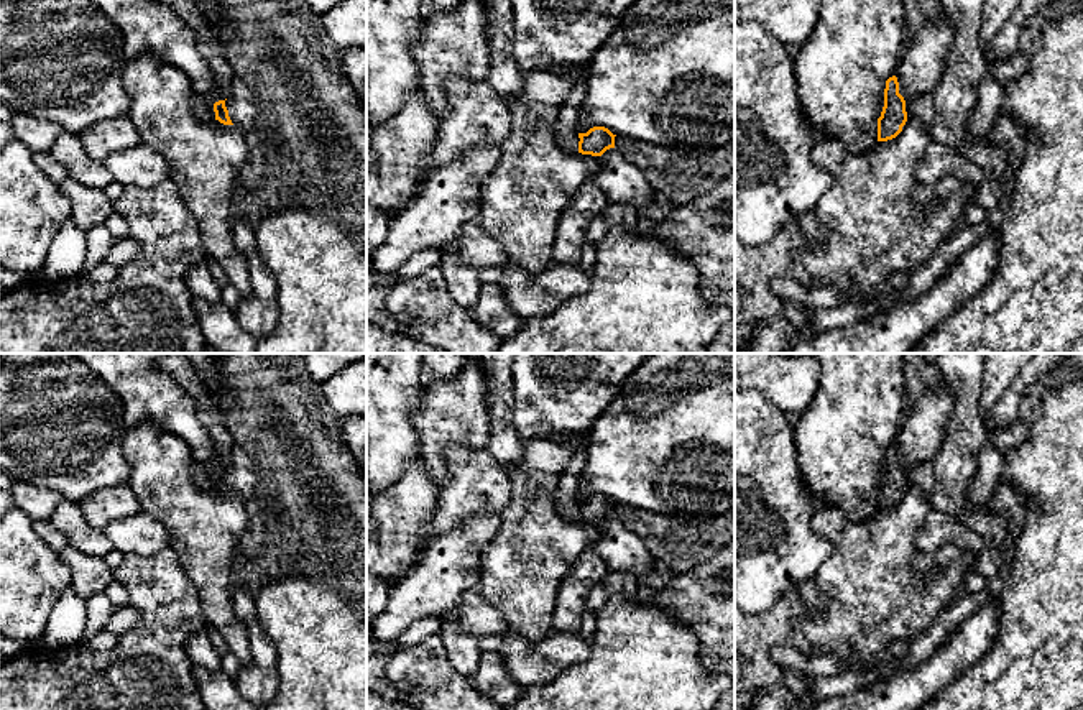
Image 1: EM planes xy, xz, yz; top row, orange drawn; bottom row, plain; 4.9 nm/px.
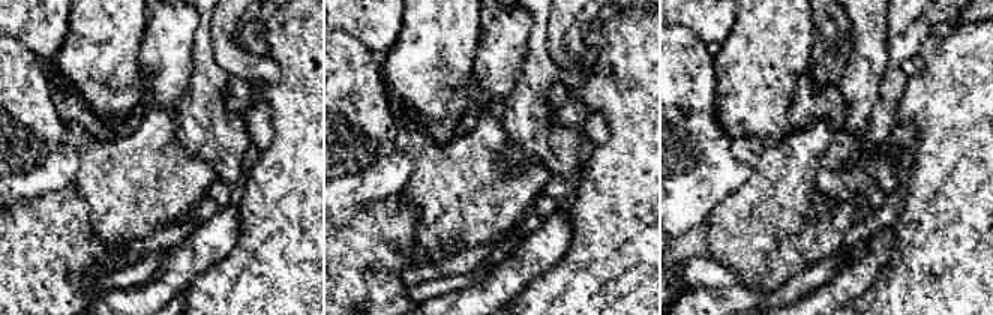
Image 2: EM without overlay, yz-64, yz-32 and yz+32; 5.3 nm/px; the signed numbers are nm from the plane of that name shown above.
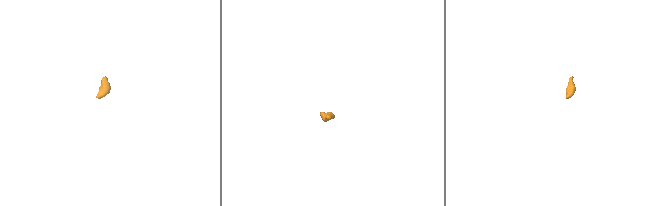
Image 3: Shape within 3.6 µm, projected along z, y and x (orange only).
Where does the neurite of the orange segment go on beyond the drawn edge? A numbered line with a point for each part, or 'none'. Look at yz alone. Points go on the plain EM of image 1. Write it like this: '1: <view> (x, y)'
1: yz (922, 477)

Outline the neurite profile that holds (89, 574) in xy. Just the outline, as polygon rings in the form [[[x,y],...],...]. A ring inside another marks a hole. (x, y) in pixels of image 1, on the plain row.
[[[66,546],[59,556],[71,572],[72,590],[84,602],[89,597],[104,593],[105,587],[113,580],[113,572],[104,564],[100,557],[82,554],[72,546]]]

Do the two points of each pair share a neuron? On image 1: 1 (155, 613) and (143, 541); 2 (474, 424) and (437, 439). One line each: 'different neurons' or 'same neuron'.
1: different neurons
2: same neuron

